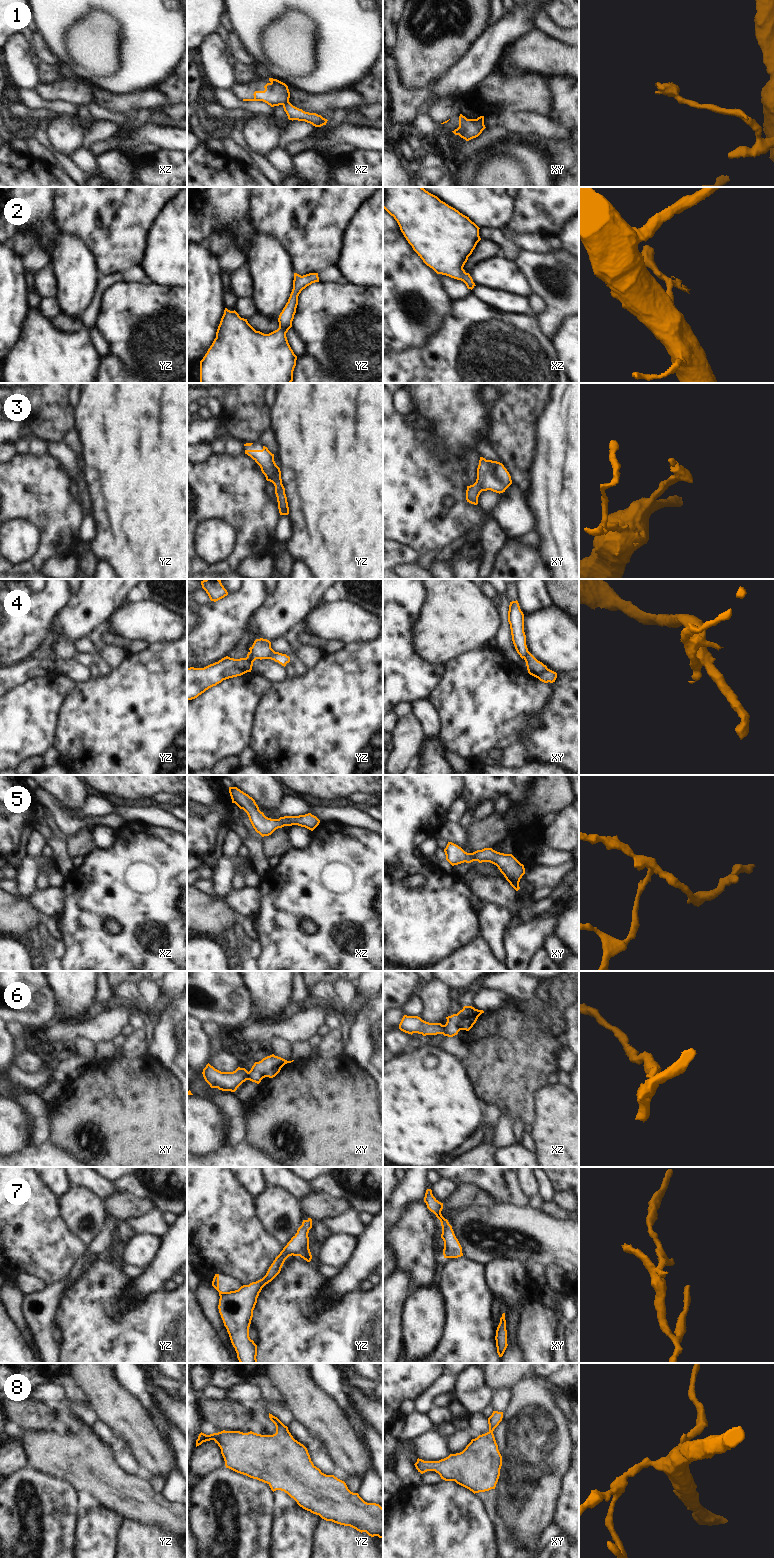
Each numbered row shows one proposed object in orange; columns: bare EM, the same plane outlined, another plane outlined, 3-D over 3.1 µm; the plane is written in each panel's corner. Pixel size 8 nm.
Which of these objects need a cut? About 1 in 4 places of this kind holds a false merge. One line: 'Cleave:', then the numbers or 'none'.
Cleave: 1, 4

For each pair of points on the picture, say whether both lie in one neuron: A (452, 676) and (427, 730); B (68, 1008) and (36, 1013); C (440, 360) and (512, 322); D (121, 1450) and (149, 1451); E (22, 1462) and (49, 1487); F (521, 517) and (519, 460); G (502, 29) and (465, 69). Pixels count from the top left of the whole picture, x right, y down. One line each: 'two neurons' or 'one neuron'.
A: two neurons
B: two neurons
C: one neuron
D: two neurons
E: two neurons
F: two neurons
G: one neuron

